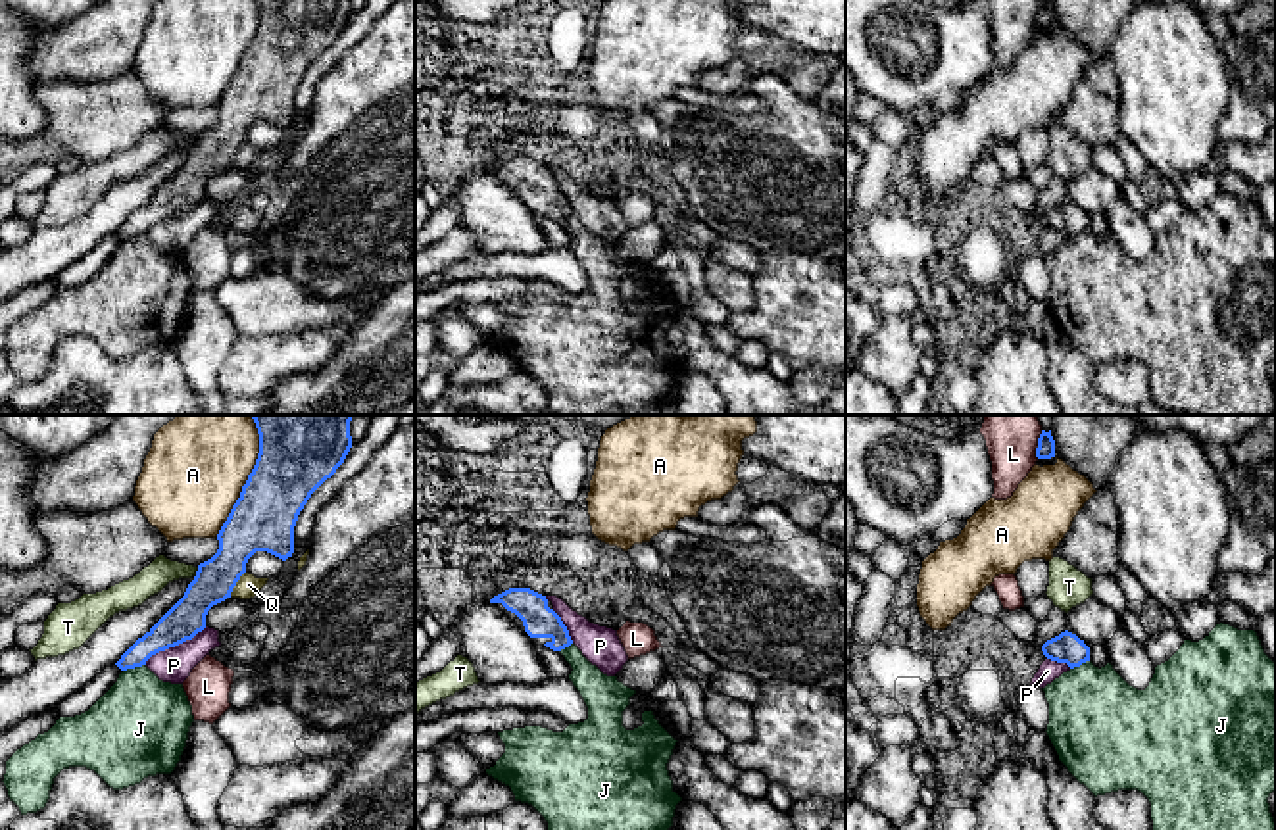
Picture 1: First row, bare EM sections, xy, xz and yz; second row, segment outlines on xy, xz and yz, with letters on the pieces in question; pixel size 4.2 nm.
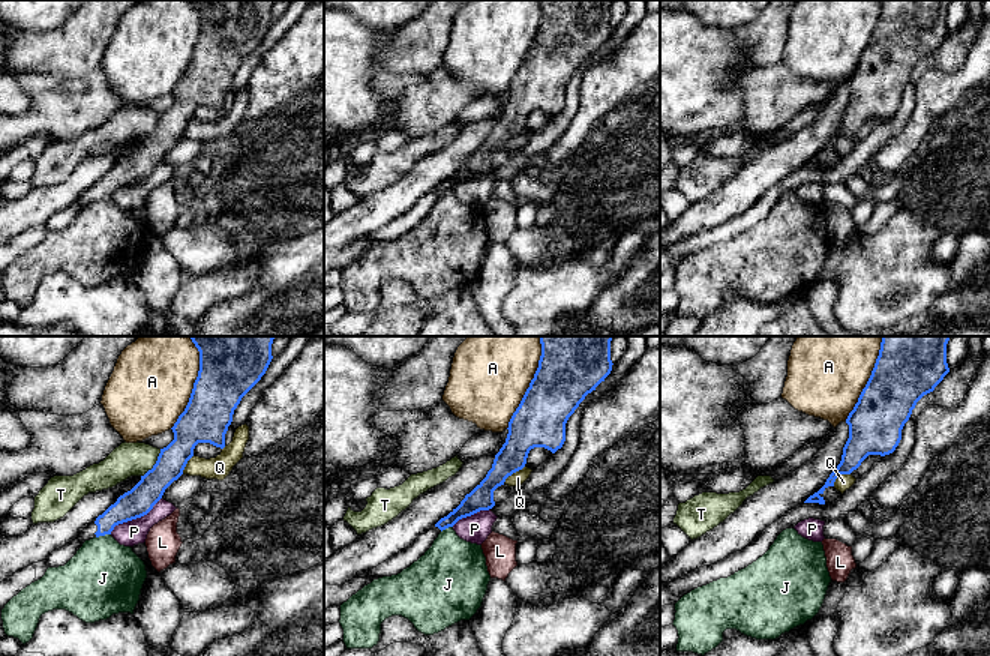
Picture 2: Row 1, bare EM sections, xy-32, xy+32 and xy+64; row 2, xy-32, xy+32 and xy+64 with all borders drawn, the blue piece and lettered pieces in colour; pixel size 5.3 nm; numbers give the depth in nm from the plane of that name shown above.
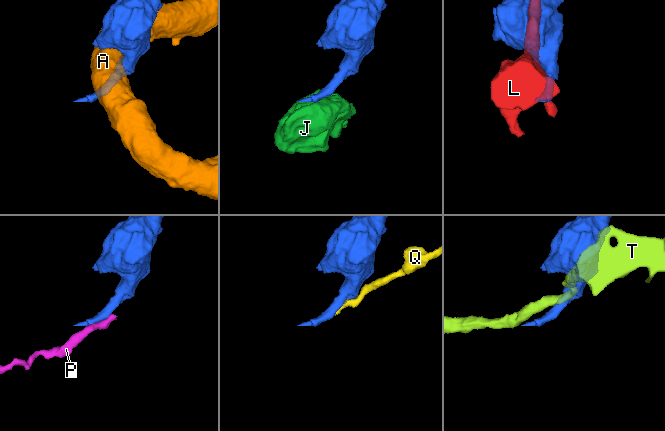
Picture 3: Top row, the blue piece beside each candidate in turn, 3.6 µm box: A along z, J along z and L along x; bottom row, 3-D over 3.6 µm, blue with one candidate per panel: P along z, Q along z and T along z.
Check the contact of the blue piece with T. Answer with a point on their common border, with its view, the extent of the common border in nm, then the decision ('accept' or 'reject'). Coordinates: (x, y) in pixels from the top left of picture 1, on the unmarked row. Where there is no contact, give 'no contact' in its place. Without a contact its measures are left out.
xy (196, 143) | 50 nm | reject

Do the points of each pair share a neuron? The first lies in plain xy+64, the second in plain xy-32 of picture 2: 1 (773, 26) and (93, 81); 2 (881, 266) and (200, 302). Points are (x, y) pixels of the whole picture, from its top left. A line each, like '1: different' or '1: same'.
1: different
2: same

